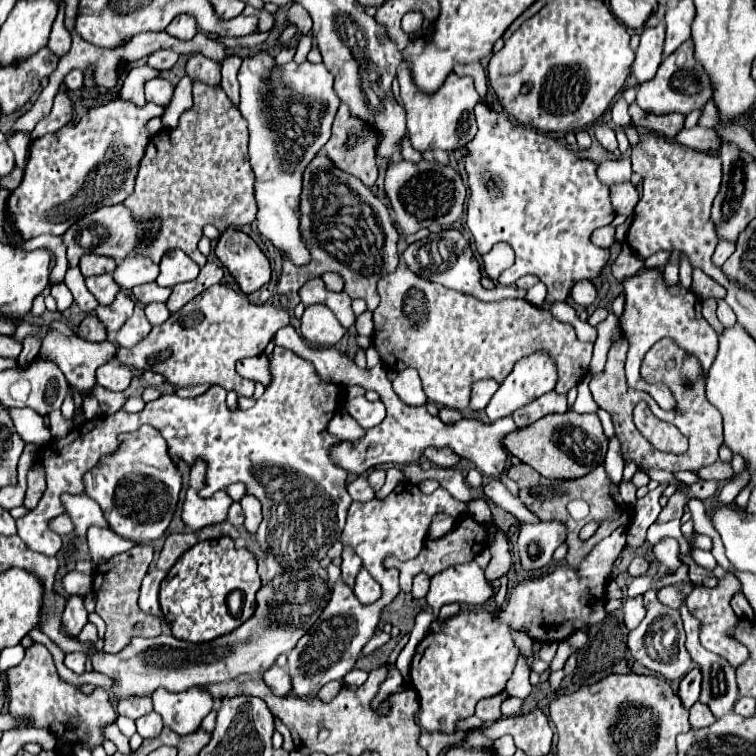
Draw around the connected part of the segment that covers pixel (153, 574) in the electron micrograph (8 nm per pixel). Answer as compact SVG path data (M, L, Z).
M152 569L144 581L142 581L142 589L140 589L140 607L146 613L152 615L160 615L160 605L158 605L158 591L160 591L160 583L162 579L168 575L168 571L162 569Z

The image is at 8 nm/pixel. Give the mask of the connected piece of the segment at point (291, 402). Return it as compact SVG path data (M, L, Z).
M274 347L272 361L272 385L248 411L230 411L226 405L226 391L214 385L208 393L196 399L180 399L176 395L162 395L158 401L146 405L144 411L132 413L132 429L142 425L156 427L168 443L170 457L182 459L194 465L196 459L206 463L206 481L200 489L200 497L212 497L216 491L226 489L232 483L244 483L246 495L254 495L264 509L264 521L256 533L256 541L270 541L266 567L268 581L282 573L282 569L304 569L310 561L326 557L332 543L344 529L346 513L352 497L346 491L348 471L330 459L330 451L342 439L328 433L330 419L340 411L344 387L340 383L324 383L310 361L294 355L290 349Z

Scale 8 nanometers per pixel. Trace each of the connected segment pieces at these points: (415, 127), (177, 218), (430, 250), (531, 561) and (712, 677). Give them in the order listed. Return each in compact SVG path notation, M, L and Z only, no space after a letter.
M404 67L398 71L398 83L400 83L400 95L406 109L406 121L410 131L410 141L414 149L426 151L426 149L444 149L452 151L456 147L464 147L470 139L476 135L476 119L474 119L474 107L480 101L480 95L474 89L472 77L458 77L456 73L450 73L442 87L434 93L424 93L414 85L414 79L410 77L410 67Z
M194 81L194 107L182 113L180 125L178 125L176 129L166 129L166 131L162 131L158 137L154 137L154 139L150 141L150 145L148 145L148 149L146 149L146 157L142 159L142 165L140 165L140 171L138 171L136 189L134 189L134 193L124 201L124 205L126 205L128 209L132 209L132 213L134 213L136 217L160 217L160 219L162 219L162 229L160 229L160 235L156 237L156 241L154 241L152 245L142 245L142 247L138 247L138 253L136 253L136 255L146 255L146 257L150 257L154 263L160 263L160 259L162 259L162 255L164 255L166 251L182 249L186 255L190 255L192 261L196 261L200 267L204 267L204 265L206 265L206 257L202 257L202 253L198 251L198 241L200 241L200 237L202 237L202 227L204 227L206 223L212 223L212 225L216 225L218 229L228 229L230 225L234 225L234 227L244 227L244 225L254 223L256 205L254 205L254 193L252 193L252 189L254 189L254 171L252 171L250 161L248 161L248 129L246 129L244 117L238 113L238 109L234 107L234 103L226 97L226 93L222 91L220 85L214 85L214 87L212 87L212 85L206 85L206 83L202 83L202 81Z
M446 227L438 233L430 233L428 237L412 243L404 251L402 257L404 257L406 265L410 265L410 269L414 269L414 273L418 273L420 277L426 277L428 281L434 281L434 283L442 283L454 291L470 293L482 301L501 301L508 298L524 299L526 297L526 291L518 289L515 284L510 286L498 284L493 290L484 289L480 285L480 263L470 249L470 241L460 231L456 231L452 227Z
M518 521L518 551L526 569L540 569L552 561L552 553L566 541L562 521Z
M686 605L680 607L682 613L682 621L684 621L684 631L686 631L686 649L694 661L694 665L702 671L702 695L700 695L700 703L706 703L710 707L710 711L714 713L716 719L724 717L726 713L730 713L734 709L734 703L738 701L738 685L736 685L736 669L720 655L710 653L708 649L704 649L698 641L698 619L690 617Z

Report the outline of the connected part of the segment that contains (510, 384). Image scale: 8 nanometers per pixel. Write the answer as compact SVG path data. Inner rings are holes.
M536 351L528 357L522 357L522 361L518 361L518 365L514 365L510 377L500 385L500 389L494 393L494 397L490 399L486 413L490 417L490 421L496 421L500 417L508 417L512 415L516 409L528 405L530 401L538 399L540 395L552 391L556 387L558 381L558 369L554 359L550 359L550 355L546 351Z

